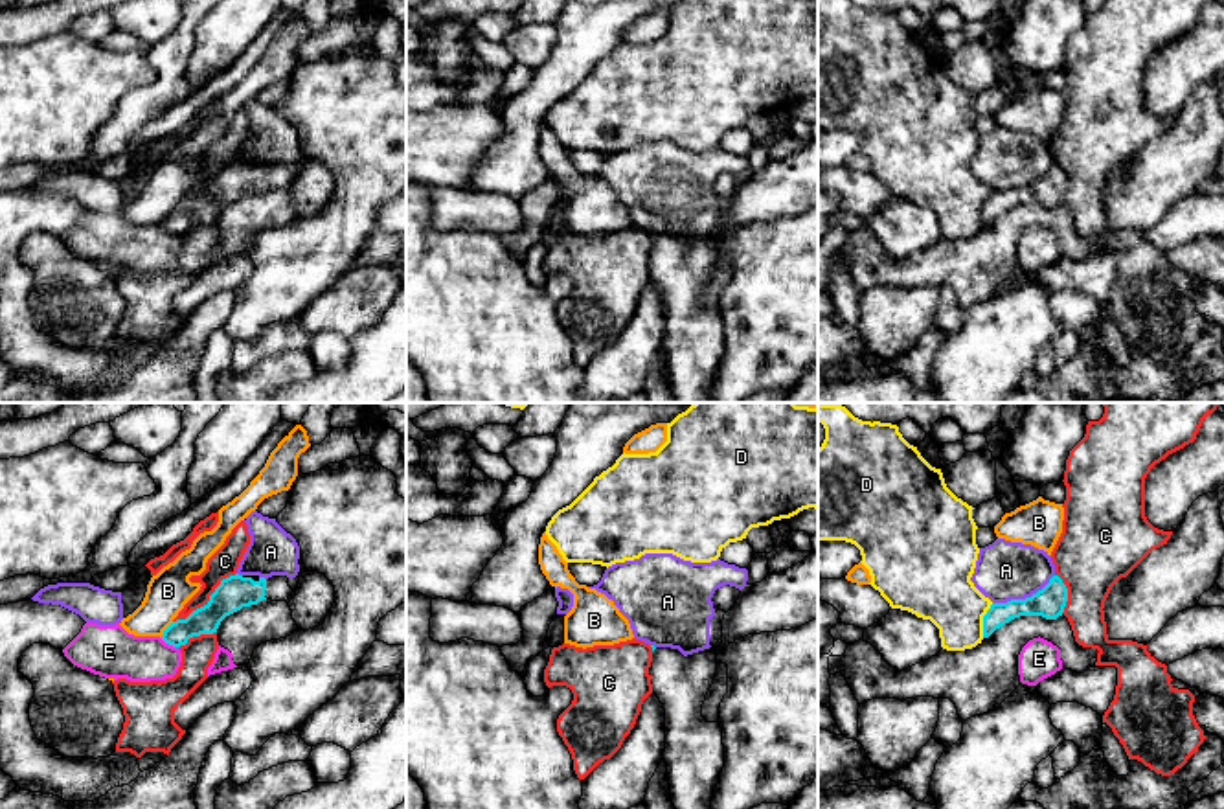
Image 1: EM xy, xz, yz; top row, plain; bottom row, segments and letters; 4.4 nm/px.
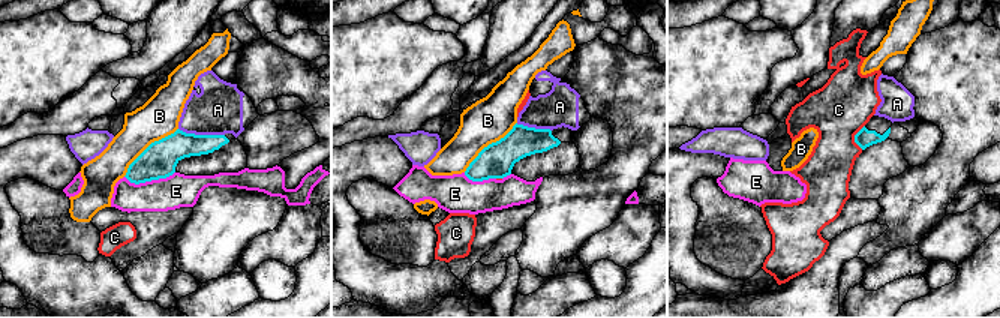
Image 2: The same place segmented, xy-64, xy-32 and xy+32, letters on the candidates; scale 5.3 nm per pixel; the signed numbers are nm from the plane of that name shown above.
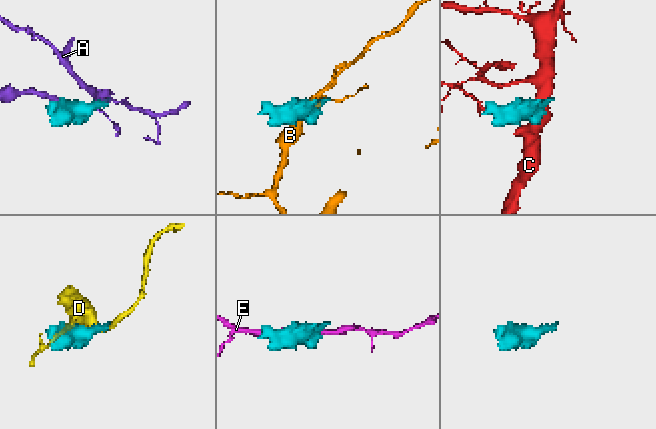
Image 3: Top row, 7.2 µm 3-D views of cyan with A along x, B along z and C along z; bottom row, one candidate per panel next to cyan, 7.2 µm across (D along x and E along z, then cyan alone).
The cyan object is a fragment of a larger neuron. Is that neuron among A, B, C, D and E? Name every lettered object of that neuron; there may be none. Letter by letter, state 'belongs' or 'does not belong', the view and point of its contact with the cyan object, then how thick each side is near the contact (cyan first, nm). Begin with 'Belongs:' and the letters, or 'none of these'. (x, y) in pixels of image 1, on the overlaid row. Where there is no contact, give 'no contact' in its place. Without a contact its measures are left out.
Belongs: none of these
A: does not belong | yz (1026, 598) | 140/260 nm
B: does not belong | xy (166, 629) | 120/180 nm
C: does not belong | xy (208, 602) | 150/120 nm
D: does not belong | yz (984, 620) | 100/300 nm
E: does not belong | xy (168, 642) | 120/220 nm

